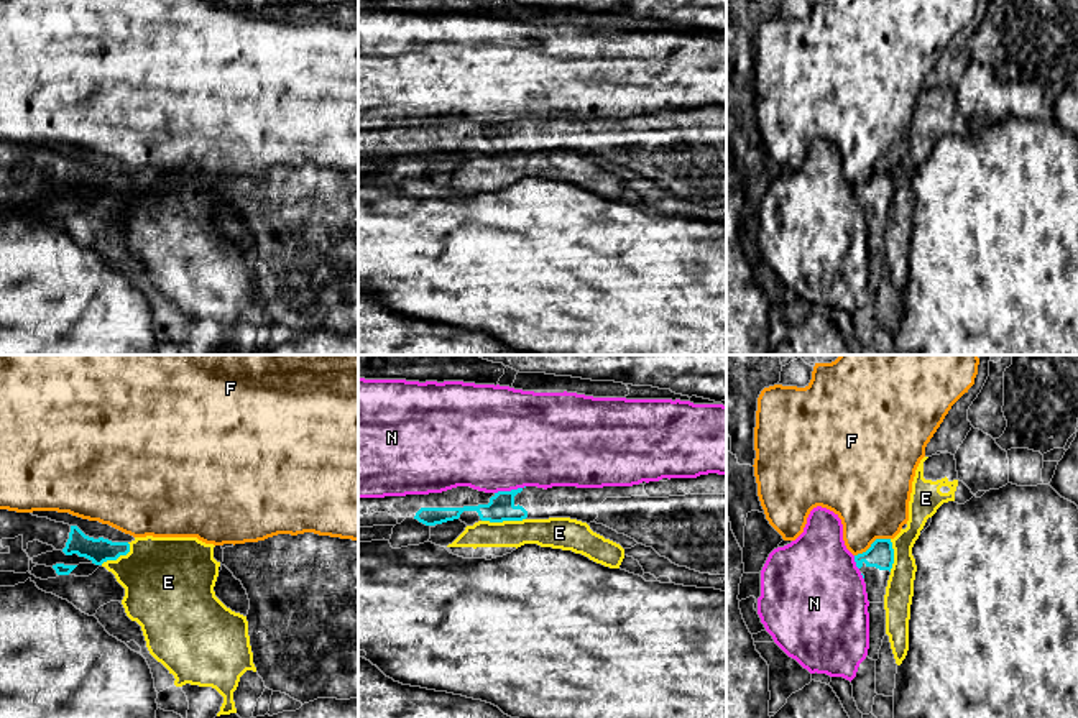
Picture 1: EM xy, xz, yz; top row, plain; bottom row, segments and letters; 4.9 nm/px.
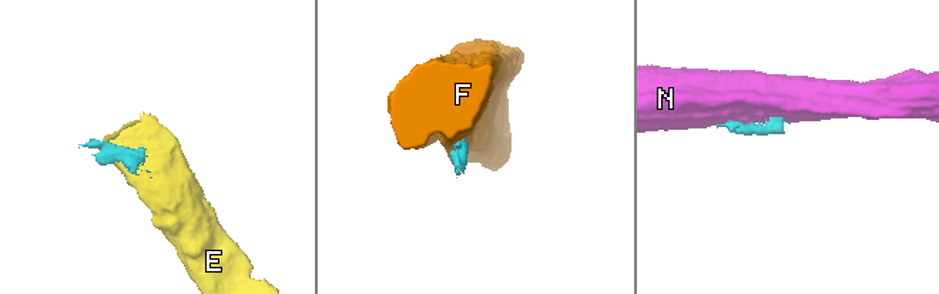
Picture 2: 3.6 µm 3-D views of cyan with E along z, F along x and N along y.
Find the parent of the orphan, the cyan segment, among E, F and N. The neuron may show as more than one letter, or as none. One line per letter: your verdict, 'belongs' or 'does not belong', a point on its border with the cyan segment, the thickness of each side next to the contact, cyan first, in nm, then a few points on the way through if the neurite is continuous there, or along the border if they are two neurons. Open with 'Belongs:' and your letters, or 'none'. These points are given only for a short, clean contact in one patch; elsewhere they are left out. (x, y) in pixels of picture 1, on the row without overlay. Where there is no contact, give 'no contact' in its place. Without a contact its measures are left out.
Belongs: none
E: does not belong; contact xz (503, 151); calibres 130 and 140 nm; border xz (525, 150), (482, 153)
F: does not belong; contact yz (871, 176); calibres 130 and 380 nm
N: does not belong; contact xz (511, 122); calibres 130 and 500 nm; border xz (525, 117), (495, 125)

